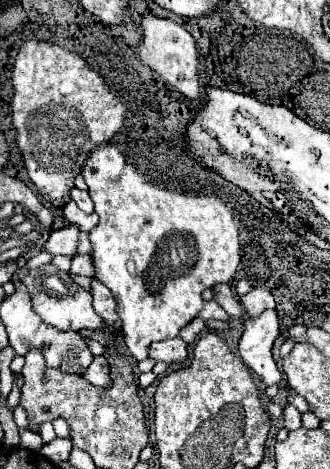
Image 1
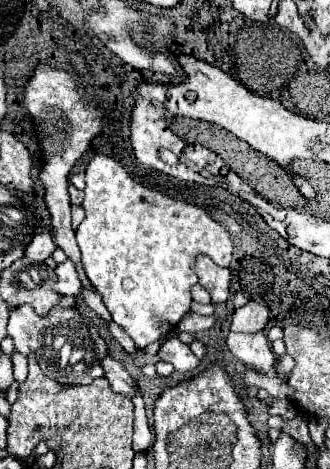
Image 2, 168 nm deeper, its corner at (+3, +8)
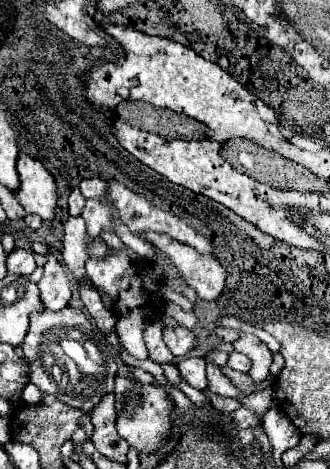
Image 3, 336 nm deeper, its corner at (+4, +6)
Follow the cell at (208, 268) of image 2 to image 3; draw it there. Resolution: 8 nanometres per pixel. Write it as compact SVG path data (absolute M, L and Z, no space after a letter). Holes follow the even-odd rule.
M145 234L149 242L161 248L181 270L187 284L195 288L201 300L217 300L225 288L225 268L207 256L201 256L195 248L169 238L167 234Z

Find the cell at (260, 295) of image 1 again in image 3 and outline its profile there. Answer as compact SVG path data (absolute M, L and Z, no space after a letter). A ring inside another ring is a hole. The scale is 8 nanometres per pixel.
M239 332L239 338L233 342L233 348L245 356L251 358L253 366L251 370L247 372L251 378L253 378L253 384L259 384L267 378L267 372L269 372L269 366L273 362L273 354L271 350L267 348L267 344L263 344L257 336L253 334L247 334L247 332Z

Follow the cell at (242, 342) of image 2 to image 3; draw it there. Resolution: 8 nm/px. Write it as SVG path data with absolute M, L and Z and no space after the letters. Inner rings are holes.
M231 352L229 354L229 362L227 362L231 368L235 368L235 370L239 370L239 372L247 372L249 370L249 366L251 366L251 362L249 362L249 358L245 358L245 354L239 354L239 352Z

